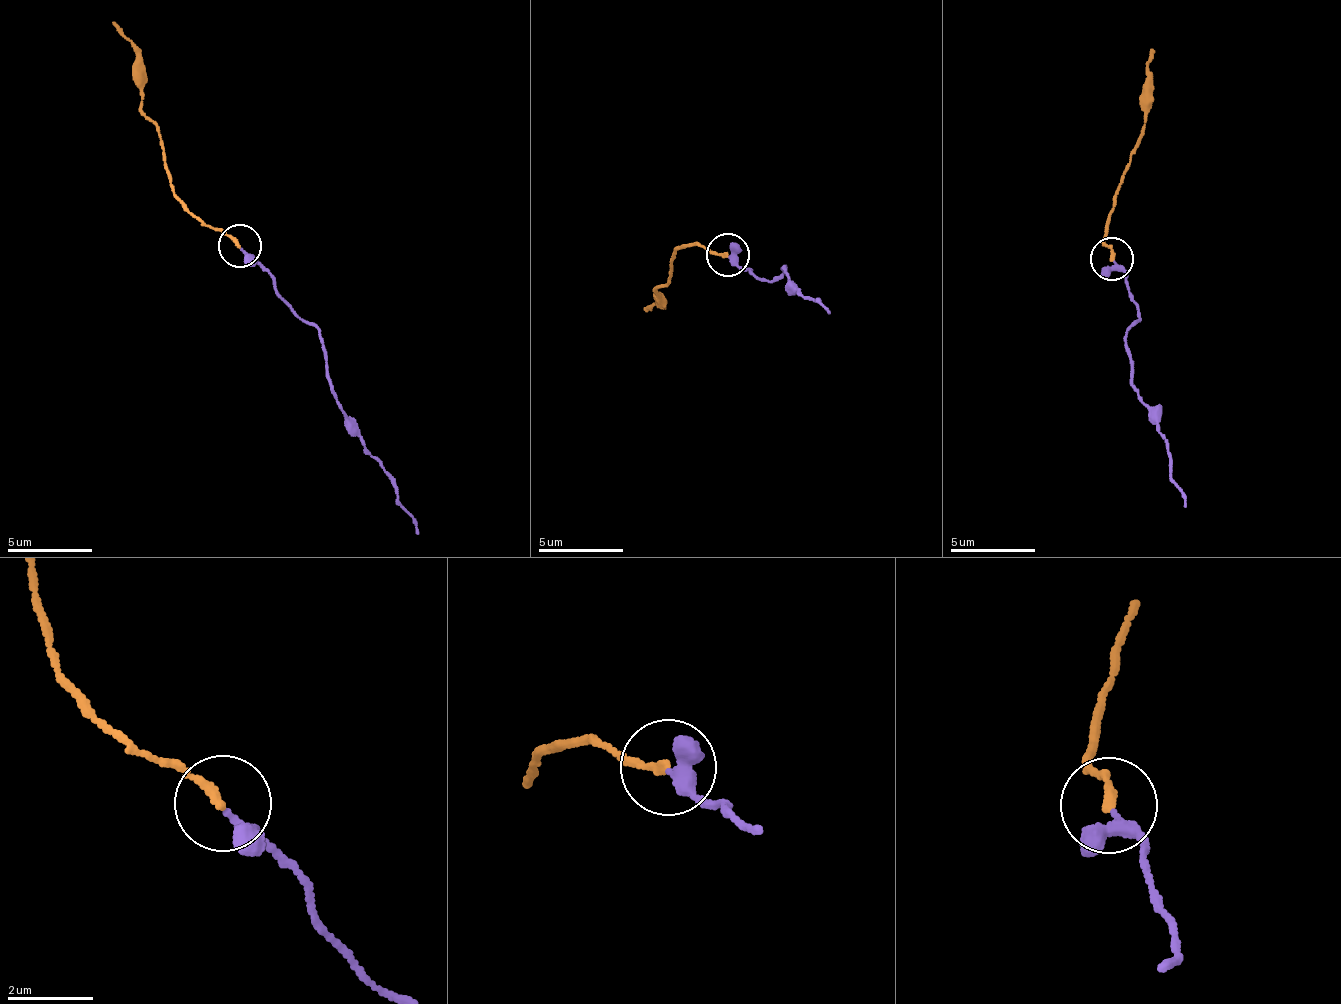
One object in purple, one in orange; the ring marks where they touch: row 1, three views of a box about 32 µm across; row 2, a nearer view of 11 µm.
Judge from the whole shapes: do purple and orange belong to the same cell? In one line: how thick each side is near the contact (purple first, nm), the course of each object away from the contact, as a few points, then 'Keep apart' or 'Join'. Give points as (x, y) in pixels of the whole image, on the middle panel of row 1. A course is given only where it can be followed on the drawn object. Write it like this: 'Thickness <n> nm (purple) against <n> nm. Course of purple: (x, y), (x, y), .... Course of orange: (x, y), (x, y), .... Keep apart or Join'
Thickness 240 nm (purple) against 200 nm. Course of purple: (726, 257), (771, 283), (785, 267), (781, 266), (816, 303), (815, 298), (828, 312), (830, 310). Course of orange: (726, 254), (697, 245), (675, 252), (671, 279), (655, 292), (665, 300), (642, 311). Join

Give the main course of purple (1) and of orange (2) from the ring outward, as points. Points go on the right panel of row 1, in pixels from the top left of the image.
1: (1115, 262), (1141, 319), (1125, 329), (1132, 386), (1172, 457), (1171, 482), (1184, 495), (1183, 507)
2: (1111, 258), (1105, 242), (1111, 213), (1131, 152), (1144, 130), (1144, 79), (1154, 50)

